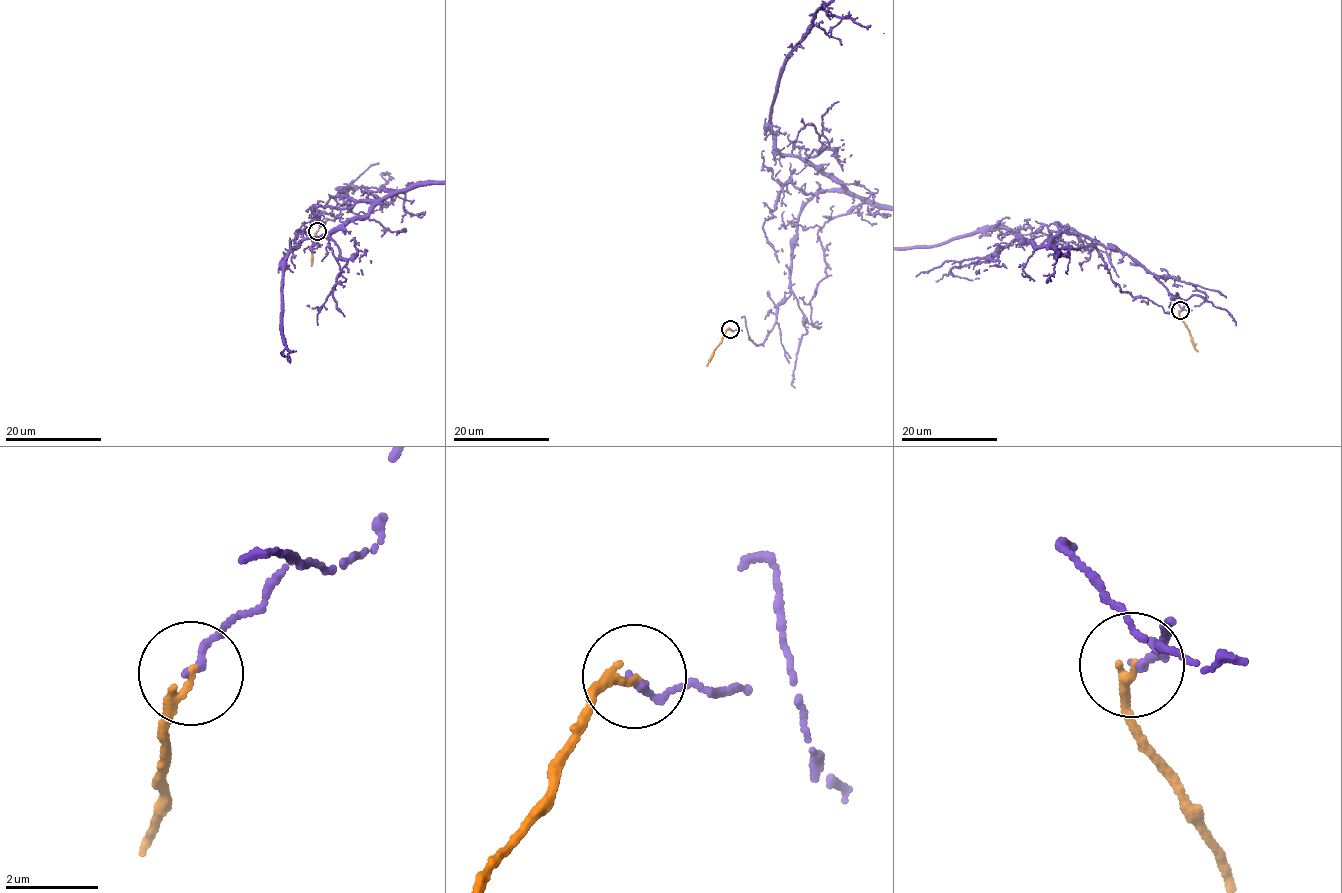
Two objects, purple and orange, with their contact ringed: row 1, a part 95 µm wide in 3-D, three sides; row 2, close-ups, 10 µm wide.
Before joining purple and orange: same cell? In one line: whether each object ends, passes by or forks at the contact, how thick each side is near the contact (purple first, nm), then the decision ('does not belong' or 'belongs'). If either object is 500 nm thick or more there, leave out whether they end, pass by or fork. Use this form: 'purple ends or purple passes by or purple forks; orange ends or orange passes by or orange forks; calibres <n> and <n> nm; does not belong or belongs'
purple ends; orange ends; calibres 160 and 190 nm; does not belong

